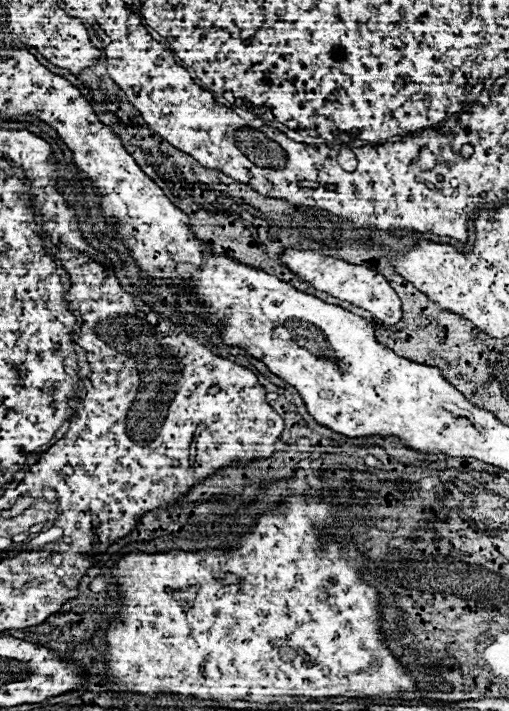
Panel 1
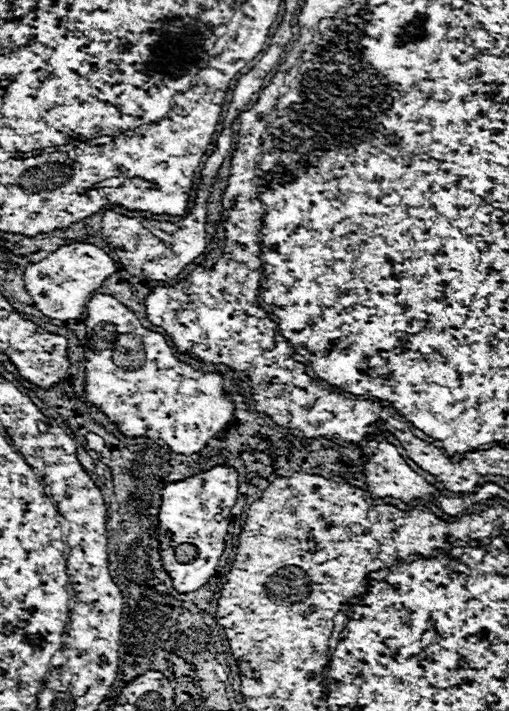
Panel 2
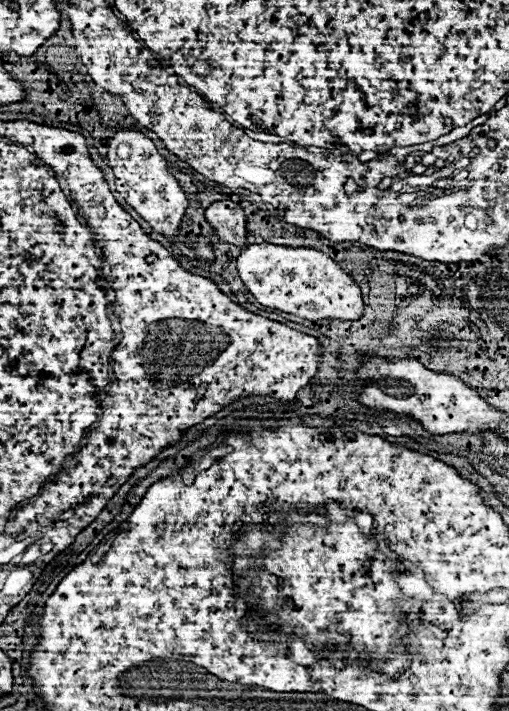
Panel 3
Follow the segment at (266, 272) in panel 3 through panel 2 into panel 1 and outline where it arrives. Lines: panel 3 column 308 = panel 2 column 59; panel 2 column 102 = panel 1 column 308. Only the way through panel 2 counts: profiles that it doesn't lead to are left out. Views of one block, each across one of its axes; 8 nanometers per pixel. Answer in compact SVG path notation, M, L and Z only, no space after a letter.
M286 250L280 256L280 260L302 280L310 282L316 290L328 292L330 296L334 296L338 300L346 300L346 302L352 302L354 306L368 310L382 324L396 324L402 318L402 302L396 296L394 288L388 284L388 280L382 274L378 274L366 266L354 266L344 260L324 256L318 250L306 250L306 252Z

